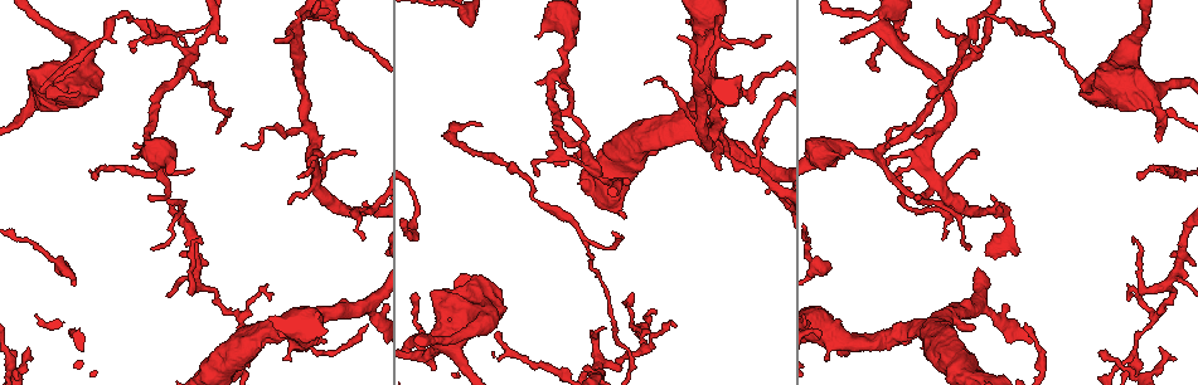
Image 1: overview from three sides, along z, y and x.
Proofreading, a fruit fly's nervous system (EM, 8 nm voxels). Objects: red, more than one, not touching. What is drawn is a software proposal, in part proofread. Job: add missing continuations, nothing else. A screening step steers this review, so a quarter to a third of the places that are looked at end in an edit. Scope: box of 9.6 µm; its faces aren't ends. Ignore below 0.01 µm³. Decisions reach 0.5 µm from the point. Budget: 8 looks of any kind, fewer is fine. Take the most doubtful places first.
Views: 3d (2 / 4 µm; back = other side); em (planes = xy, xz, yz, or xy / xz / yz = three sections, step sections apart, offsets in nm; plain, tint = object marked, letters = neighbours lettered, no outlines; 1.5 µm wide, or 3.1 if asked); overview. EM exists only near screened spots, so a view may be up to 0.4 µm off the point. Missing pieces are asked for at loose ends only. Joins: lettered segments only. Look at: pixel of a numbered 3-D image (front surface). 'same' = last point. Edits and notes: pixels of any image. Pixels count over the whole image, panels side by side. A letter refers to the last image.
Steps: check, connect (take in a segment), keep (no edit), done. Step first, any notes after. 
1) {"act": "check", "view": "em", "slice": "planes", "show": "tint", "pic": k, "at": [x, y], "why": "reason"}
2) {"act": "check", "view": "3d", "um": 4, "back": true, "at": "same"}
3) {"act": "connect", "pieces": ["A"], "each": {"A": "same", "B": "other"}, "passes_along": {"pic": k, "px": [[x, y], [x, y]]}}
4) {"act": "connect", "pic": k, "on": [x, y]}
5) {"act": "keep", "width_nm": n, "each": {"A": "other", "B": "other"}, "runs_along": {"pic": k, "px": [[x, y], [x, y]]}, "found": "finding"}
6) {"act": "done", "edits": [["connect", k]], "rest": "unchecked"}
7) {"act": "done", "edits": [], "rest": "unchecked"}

{"act": "check", "view": "em", "slice": "planes", "show": "letters", "pic": 1, "at": [29, 348], "why": "branch stops here"}

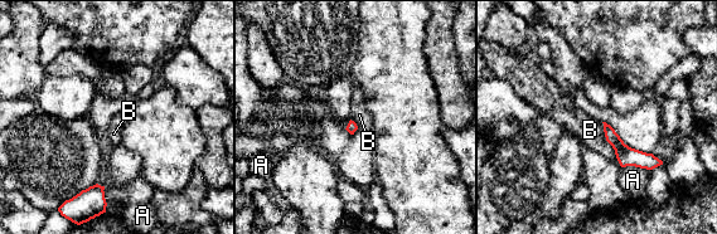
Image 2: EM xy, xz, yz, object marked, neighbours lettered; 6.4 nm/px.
{"act": "keep", "each": {"A": "other", "B": "other"}, "found": "no lettered segment goes on from it"}

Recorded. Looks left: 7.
{"act": "check", "view": "em", "slice": "xz", "step": 8, "show": "tint", "pic": 1, "at": [1078, 92]}

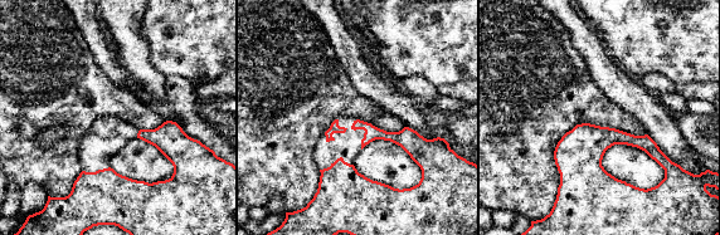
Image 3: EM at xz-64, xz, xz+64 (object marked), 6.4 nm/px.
{"act": "check", "view": "em", "slice": "planes", "show": "letters", "at": "same", "why": "another direction"}

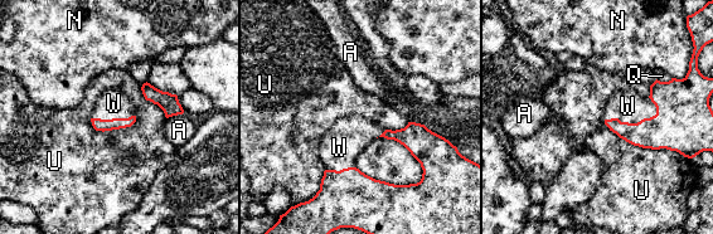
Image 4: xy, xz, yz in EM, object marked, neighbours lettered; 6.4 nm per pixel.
{"act": "connect", "pieces": ["W"], "each": {"A": "other", "N": "other", "Q": "other", "U": "other", "W": "same"}, "passes_along": {"pic": 4, "px": [[672, 127], [633, 123], [627, 106]]}, "found": "the neuron continues"}

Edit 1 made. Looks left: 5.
{"act": "check", "view": "em", "slice": "xy", "step": 8, "show": "letters", "pic": 1, "at": [604, 328], "why": "thin end"}

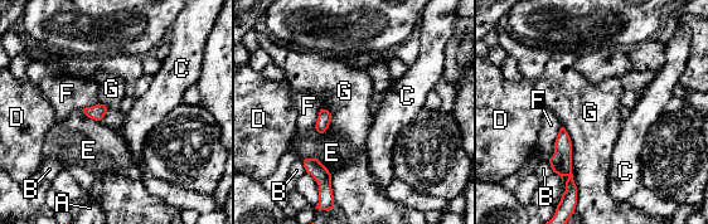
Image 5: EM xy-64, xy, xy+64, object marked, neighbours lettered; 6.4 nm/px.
{"act": "check", "view": "em", "slice": "planes", "show": "letters", "at": "same", "why": "another direction"}

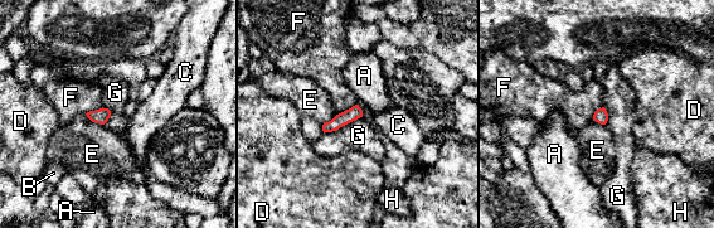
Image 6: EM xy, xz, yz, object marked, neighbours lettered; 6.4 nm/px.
{"act": "keep", "each": {"A": "other", "B": "other", "C": "other", "D": "other", "E": "other", "F": "other", "G": "other", "H": "other"}, "border": {"pic": 6, "px": [[362, 116], [324, 134]]}, "found": "no lettered segment goes on from it"}

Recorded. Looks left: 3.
{"act": "check", "view": "overview", "why": "redraw"}

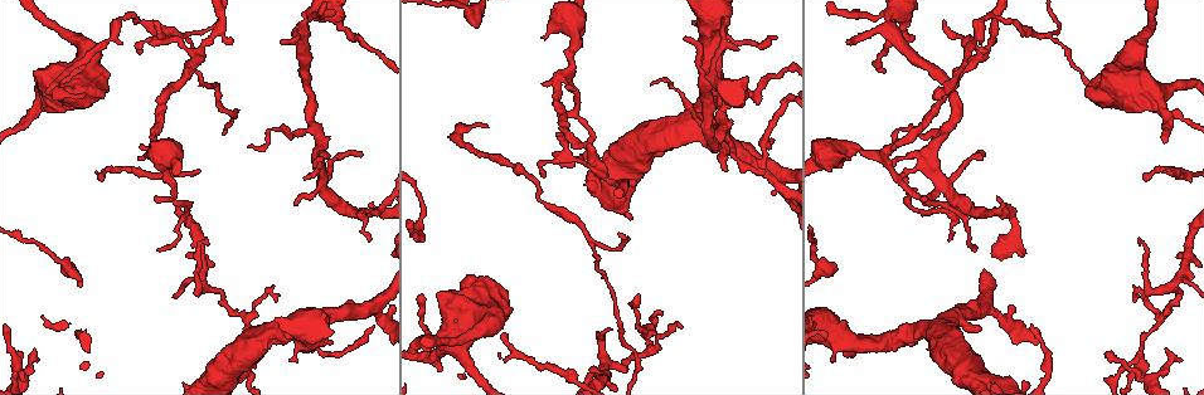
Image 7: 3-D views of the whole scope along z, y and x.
{"act": "check", "view": "em", "slice": "planes", "show": "letters", "pic": 7, "at": [83, 95], "why": "an open end"}

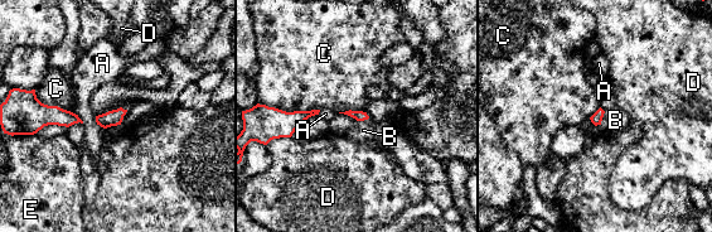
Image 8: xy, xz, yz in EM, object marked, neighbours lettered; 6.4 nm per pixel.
{"act": "keep", "each": {"A": "other", "B": "other", "C": "other", "D": "other", "E": "other"}, "border": {"pic": 8, "px": [[272, 106], [286, 111], [319, 110]]}, "found": "none of them fits"}

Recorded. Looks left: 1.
{"act": "done", "edits": [["connect", 4]], "rest": "unchecked"}

